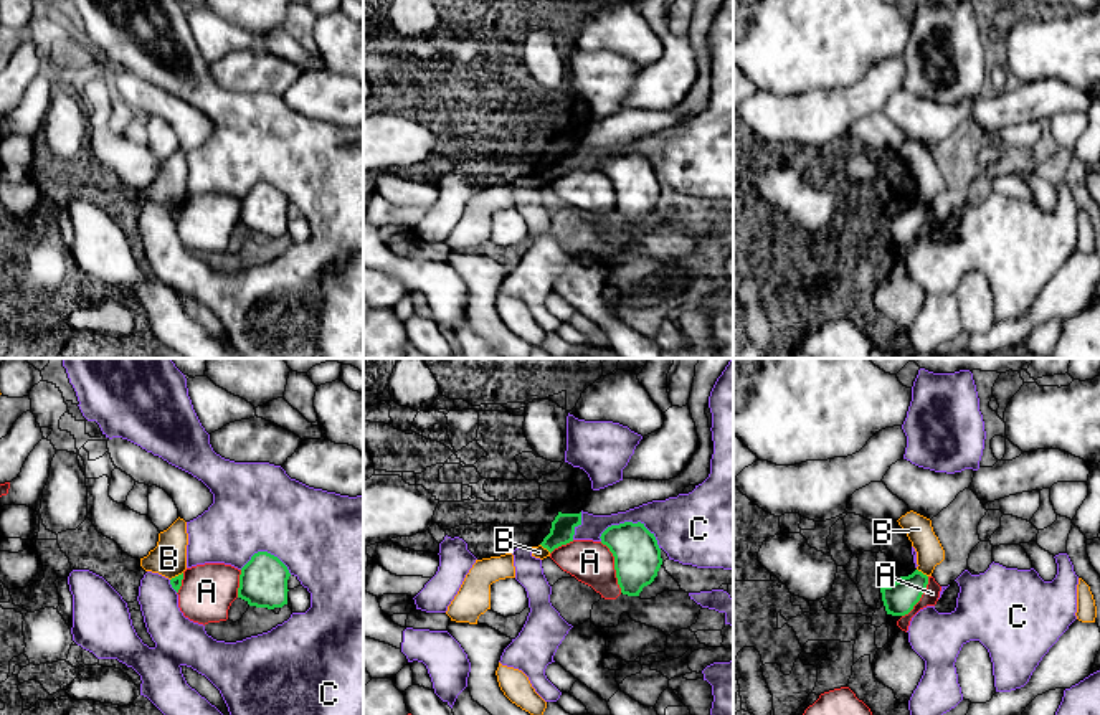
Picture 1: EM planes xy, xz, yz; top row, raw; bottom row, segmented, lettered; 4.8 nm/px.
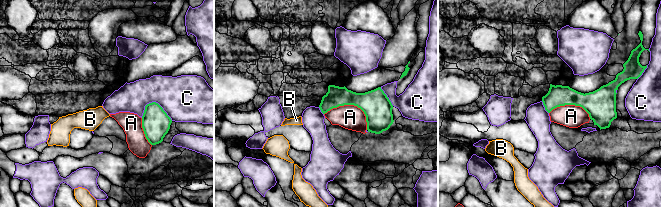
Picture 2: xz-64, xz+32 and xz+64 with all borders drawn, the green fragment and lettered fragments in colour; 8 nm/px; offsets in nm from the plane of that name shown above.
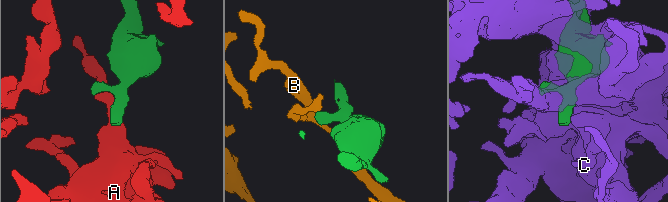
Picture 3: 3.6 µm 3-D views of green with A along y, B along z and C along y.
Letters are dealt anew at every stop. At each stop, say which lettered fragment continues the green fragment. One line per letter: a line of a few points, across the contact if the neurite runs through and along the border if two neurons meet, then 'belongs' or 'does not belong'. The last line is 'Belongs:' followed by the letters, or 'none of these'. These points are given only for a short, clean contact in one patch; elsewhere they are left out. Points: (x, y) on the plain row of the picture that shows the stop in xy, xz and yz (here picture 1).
A: does not belong
B: yz (917, 198), (927, 207) | does not belong
C: does not belong
Belongs: none of these

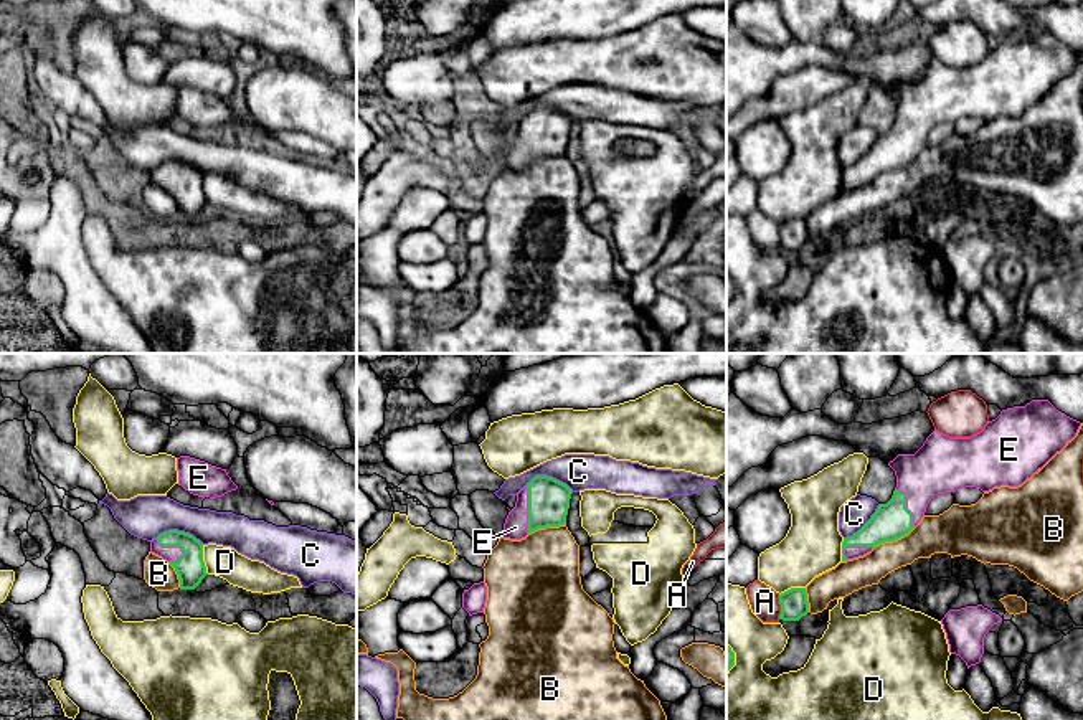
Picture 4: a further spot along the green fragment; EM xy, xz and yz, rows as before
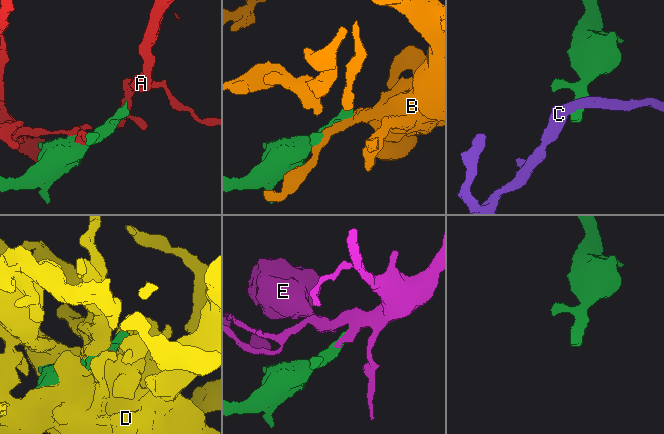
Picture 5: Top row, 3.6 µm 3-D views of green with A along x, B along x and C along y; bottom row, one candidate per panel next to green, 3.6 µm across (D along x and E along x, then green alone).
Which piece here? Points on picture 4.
A: does not belong
B: does not belong
C: does not belong
D: does not belong
E: belongs
Belongs: E

